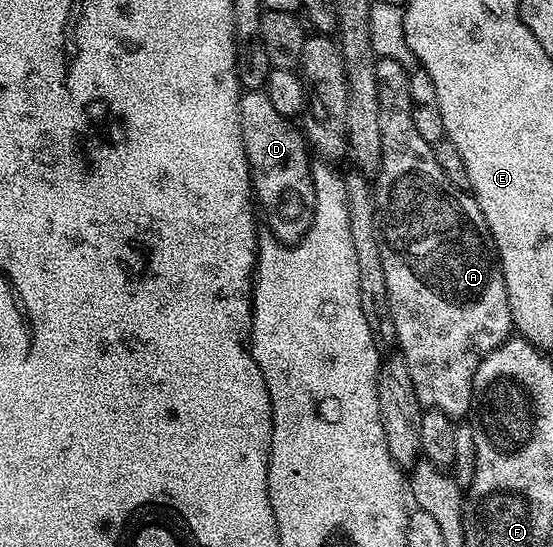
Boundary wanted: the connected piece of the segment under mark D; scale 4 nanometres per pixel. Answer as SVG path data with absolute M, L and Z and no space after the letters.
M264 89L242 93L239 124L249 161L249 177L259 210L265 213L268 233L286 244L299 241L311 228L315 212L315 184L311 150L300 129L290 119L279 116Z

